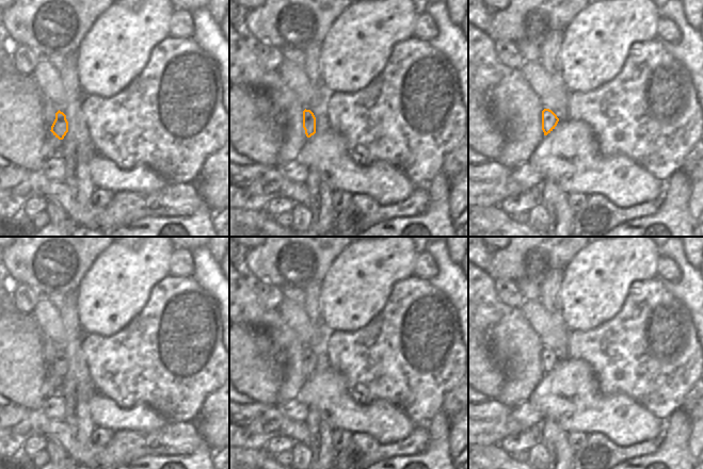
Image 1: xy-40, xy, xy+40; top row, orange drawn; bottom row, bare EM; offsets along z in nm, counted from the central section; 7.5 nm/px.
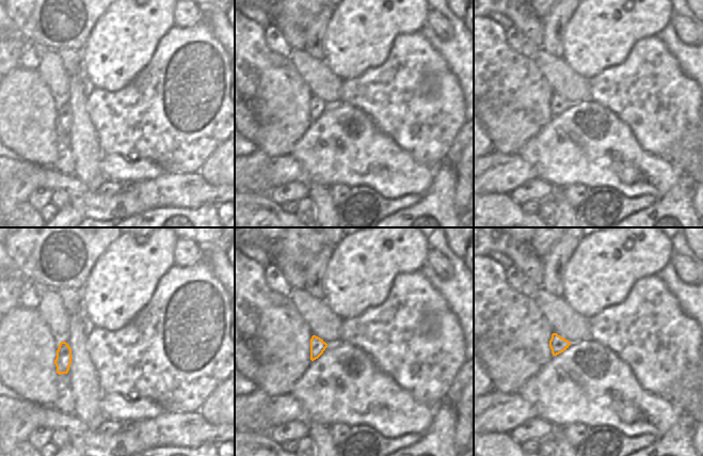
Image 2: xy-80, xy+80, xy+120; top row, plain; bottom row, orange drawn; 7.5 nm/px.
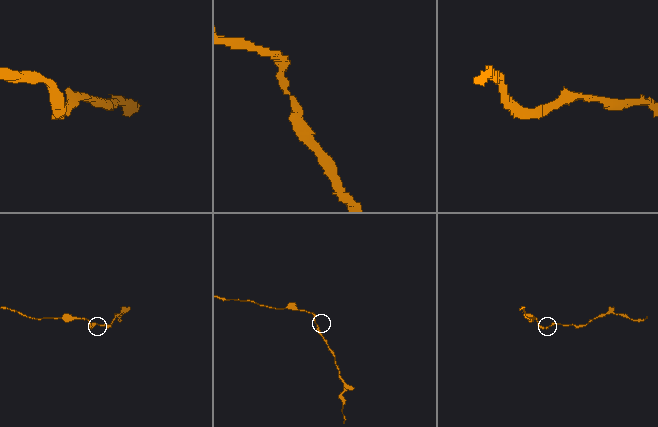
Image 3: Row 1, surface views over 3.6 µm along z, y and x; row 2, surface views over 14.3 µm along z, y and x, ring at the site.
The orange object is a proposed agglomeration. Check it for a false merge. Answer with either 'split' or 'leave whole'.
leave whole

